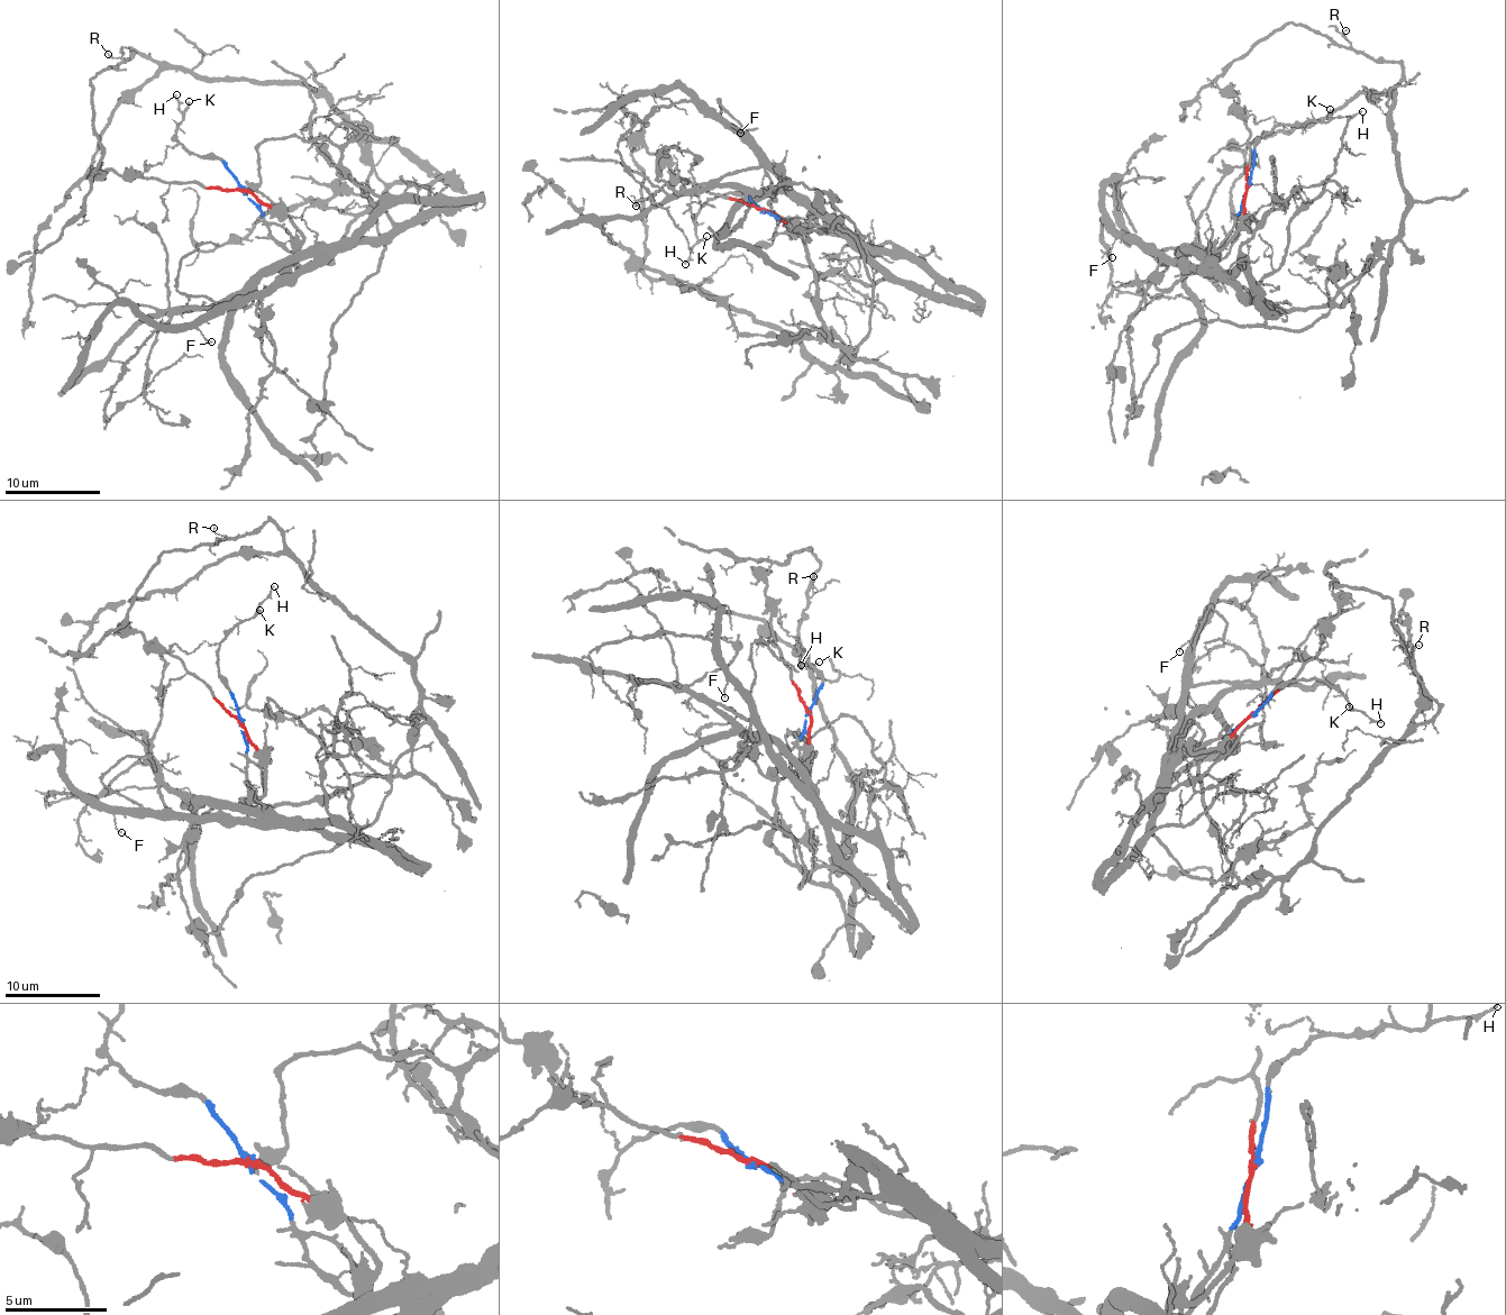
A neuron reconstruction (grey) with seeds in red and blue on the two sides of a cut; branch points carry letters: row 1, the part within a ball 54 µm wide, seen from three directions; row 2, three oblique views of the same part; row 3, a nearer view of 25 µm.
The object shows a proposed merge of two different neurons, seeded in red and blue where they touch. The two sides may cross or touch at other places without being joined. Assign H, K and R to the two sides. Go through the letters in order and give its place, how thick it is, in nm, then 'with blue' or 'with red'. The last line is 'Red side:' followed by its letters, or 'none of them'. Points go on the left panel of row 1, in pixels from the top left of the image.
H: at (176, 94); 130 nm thick; with blue
K: at (189, 101); 140 nm thick; with blue
R: at (108, 54); 120 nm thick; with red
Red side: R

